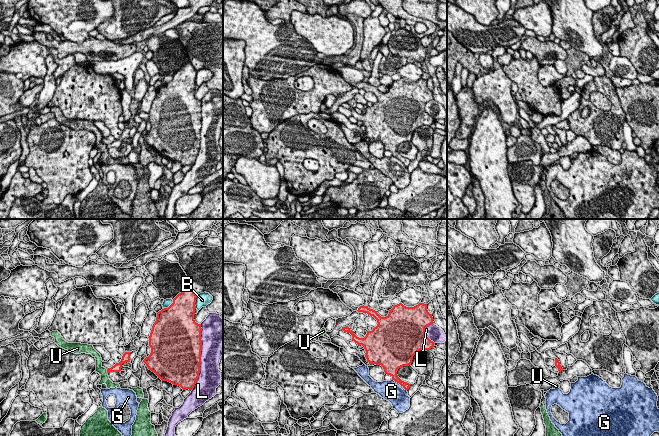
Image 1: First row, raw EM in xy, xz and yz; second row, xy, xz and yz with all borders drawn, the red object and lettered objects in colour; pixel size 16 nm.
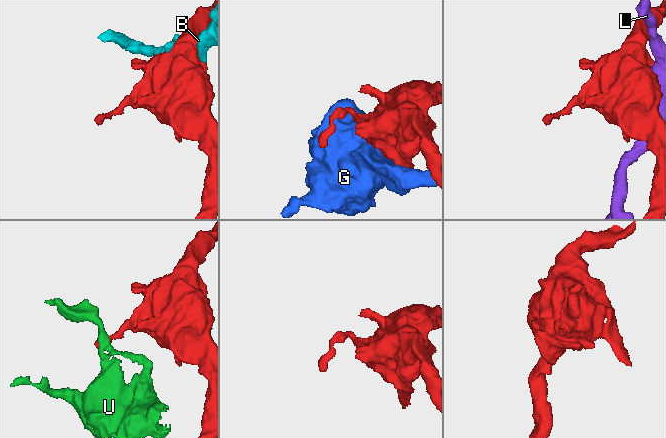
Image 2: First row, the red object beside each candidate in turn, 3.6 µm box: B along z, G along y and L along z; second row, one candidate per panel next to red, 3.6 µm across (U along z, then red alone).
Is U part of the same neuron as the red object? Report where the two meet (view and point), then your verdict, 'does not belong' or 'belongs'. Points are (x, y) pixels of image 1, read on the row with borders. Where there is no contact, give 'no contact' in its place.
xy (107, 371) | does not belong

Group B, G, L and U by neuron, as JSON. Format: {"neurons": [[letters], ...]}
{"neurons": [["B"], ["G"], ["L"], ["U"]]}

